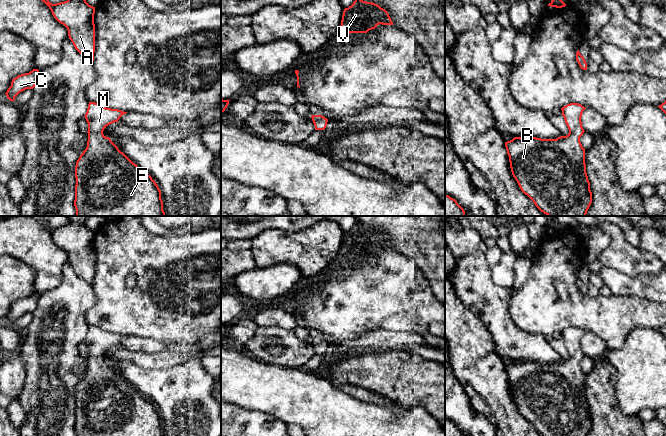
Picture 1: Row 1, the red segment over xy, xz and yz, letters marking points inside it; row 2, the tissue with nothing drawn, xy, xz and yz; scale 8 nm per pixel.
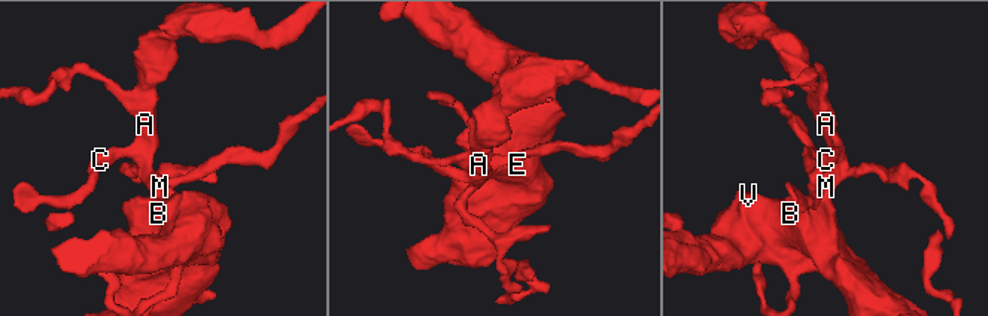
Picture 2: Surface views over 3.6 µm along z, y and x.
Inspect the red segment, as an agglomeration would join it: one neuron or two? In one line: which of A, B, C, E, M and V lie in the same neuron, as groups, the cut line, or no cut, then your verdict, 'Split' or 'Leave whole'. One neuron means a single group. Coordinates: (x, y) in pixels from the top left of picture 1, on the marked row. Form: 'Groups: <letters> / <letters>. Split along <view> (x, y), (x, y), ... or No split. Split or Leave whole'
Groups: A B C E M V. No split. Leave whole

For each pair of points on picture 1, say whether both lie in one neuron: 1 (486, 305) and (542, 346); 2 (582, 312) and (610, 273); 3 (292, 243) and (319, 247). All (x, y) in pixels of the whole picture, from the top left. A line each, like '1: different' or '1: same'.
1: same
2: different
3: same

